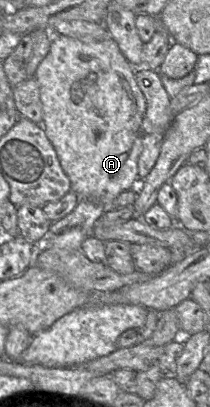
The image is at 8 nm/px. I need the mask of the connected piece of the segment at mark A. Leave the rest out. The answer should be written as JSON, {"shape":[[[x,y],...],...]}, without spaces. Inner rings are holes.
{"shape":[[[53,34],[49,52],[38,65],[34,78],[40,90],[42,126],[70,180],[71,191],[80,199],[95,201],[107,210],[111,209],[120,193],[138,186],[137,162],[144,135],[142,121],[146,99],[136,82],[134,67],[124,57],[113,38],[86,43]]]}

